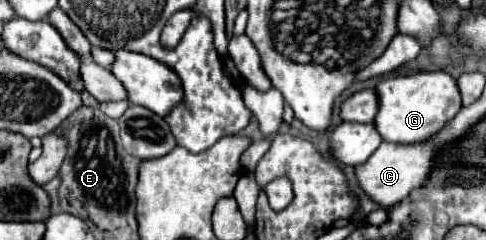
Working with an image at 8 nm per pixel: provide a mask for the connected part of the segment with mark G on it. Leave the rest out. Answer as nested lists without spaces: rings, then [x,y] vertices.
[[[415,72],[389,76],[375,86],[375,94],[379,110],[373,124],[381,138],[391,144],[423,144],[439,134],[445,124],[455,118],[457,108],[461,110],[461,94],[457,90],[457,82],[447,72]]]

